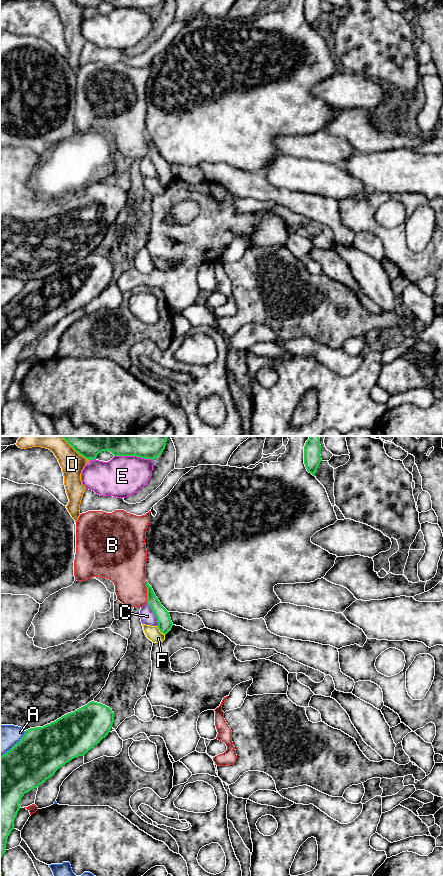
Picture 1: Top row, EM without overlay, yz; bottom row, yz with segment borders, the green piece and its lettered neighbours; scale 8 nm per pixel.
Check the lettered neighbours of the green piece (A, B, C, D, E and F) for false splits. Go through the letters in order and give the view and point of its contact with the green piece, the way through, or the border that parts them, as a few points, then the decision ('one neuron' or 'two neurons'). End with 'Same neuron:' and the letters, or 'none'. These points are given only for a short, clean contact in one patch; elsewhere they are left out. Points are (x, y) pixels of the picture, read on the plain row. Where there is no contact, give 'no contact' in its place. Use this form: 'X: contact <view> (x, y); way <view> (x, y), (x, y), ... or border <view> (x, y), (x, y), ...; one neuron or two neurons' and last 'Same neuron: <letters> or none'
A: contact yz (15, 296); two neurons
B: contact yz (147, 144); two neurons
C: contact yz (154, 165); border yz (146, 155), (154, 166), (157, 177); two neurons
D: contact yz (80, 6); two neurons
E: contact yz (134, 7); two neurons
F: contact yz (160, 183); two neurons
Same neuron: none

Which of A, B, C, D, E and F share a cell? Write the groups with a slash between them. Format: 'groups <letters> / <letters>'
groups A / B / C D / E / F

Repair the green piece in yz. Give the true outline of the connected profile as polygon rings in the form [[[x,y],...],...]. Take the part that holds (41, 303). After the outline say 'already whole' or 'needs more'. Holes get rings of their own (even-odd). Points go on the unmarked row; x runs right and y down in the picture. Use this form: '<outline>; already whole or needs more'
[[[94,253],[43,279],[30,280],[9,303],[0,309],[0,412],[6,404],[8,388],[14,381],[19,355],[28,345],[45,334],[72,311],[84,308],[110,284],[112,262]]]; already whole

